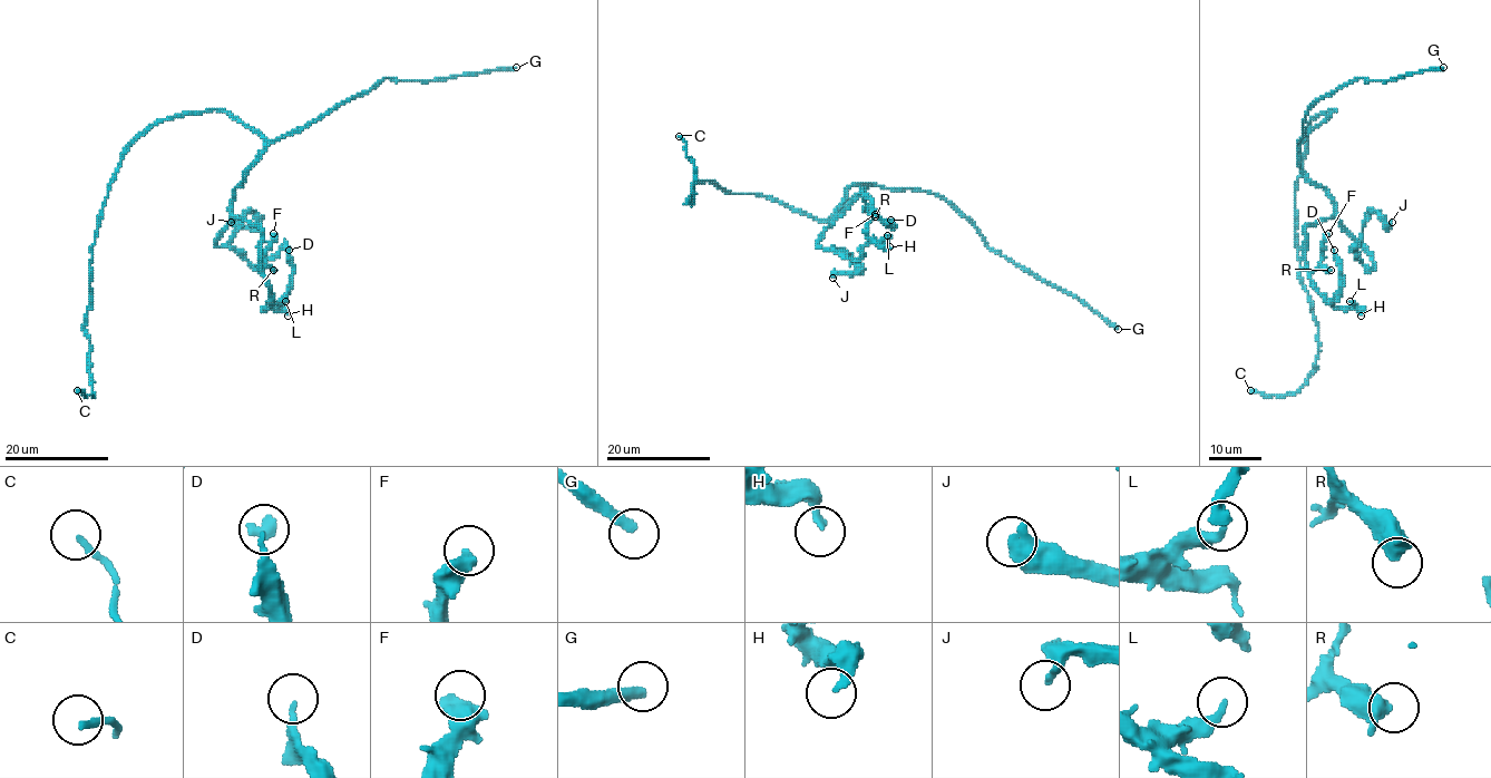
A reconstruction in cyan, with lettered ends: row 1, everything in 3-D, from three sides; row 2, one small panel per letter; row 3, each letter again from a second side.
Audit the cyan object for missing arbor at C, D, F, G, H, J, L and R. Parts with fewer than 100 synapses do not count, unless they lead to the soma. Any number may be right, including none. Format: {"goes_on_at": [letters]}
{"goes_on_at": ["G"]}

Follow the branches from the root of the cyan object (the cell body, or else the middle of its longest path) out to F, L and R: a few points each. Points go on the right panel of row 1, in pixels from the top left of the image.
F: (1326, 113), (1334, 110), (1299, 146), (1299, 168), (1336, 212), (1305, 230), (1309, 271), (1328, 233)
L: (1326, 113), (1301, 142), (1299, 168), (1336, 215), (1306, 226), (1305, 264), (1325, 300), (1341, 309), (1350, 301)
R: (1326, 113), (1334, 110), (1301, 142), (1299, 168), (1325, 192), (1336, 212), (1306, 226), (1306, 266), (1331, 270)

